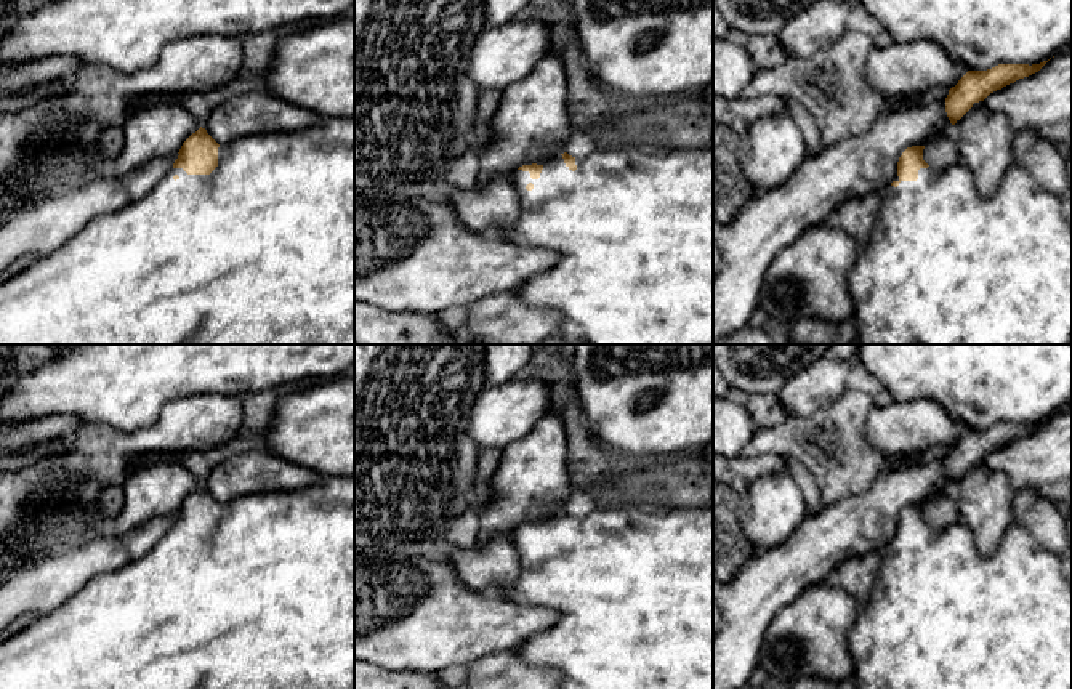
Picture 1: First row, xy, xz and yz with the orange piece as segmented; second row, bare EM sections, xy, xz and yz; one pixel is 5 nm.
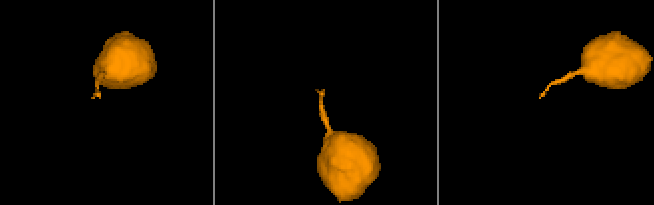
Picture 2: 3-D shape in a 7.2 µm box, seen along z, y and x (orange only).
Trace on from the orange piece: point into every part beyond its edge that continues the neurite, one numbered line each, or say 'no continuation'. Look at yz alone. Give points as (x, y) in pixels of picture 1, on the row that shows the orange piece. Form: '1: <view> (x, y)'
1: yz (944, 265)

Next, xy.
1: xy (261, 250)

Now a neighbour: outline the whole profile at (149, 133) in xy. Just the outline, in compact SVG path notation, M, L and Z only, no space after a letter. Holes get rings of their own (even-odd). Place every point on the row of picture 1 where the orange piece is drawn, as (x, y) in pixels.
M162 103L133 111L122 125L123 149L109 163L109 171L123 176L147 162L176 154L199 128L181 103Z

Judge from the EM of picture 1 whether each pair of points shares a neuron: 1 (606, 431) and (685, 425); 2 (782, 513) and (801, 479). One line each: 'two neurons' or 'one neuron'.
1: one neuron
2: two neurons

